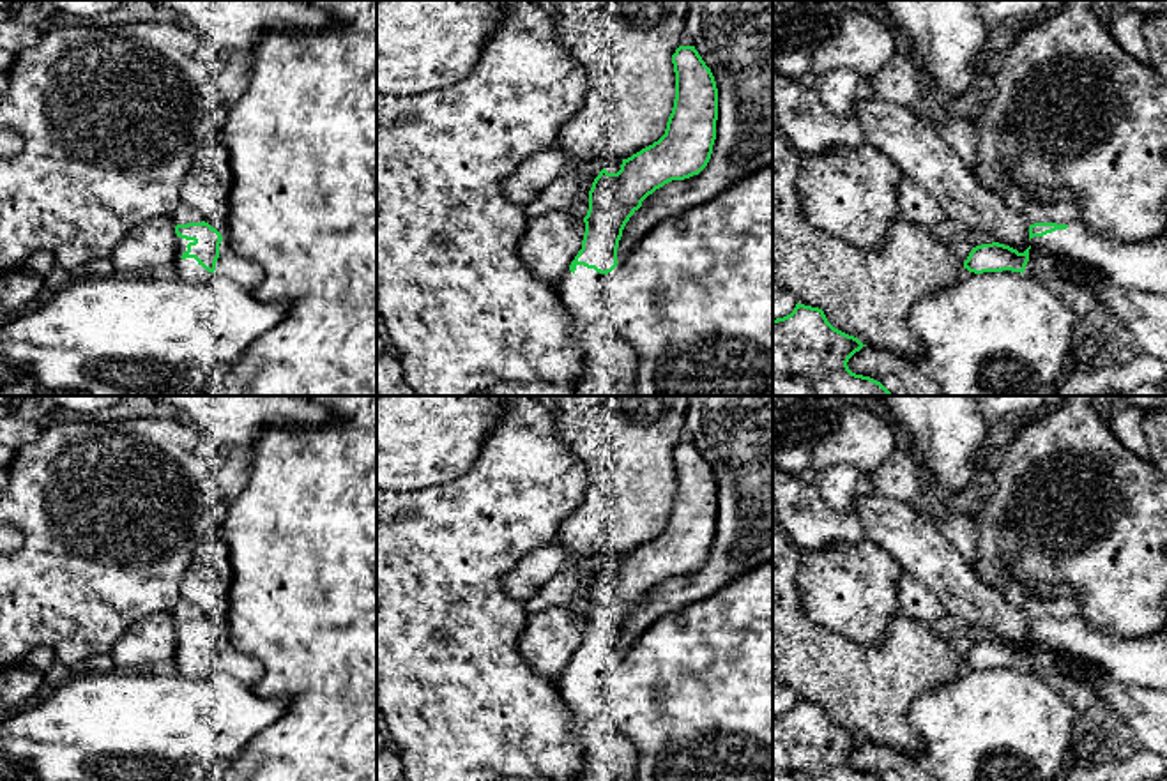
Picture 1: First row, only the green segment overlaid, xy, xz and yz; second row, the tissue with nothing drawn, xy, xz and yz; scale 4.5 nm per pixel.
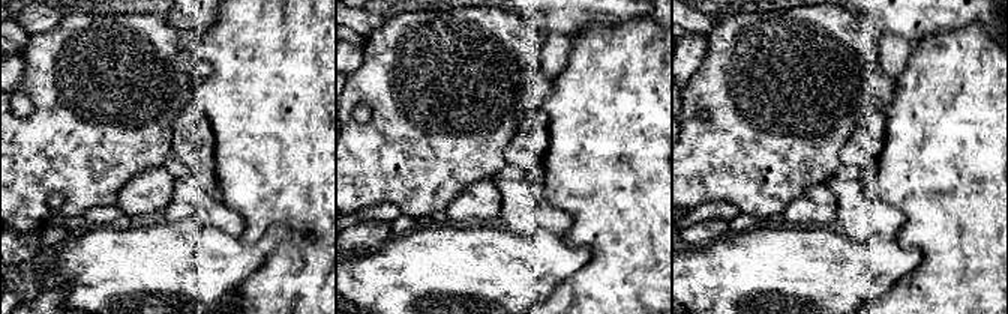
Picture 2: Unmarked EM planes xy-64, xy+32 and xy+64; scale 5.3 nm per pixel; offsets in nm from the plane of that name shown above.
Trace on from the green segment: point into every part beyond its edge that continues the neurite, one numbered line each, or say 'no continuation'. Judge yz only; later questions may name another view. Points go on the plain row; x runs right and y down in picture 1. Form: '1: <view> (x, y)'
1: yz (1141, 661)

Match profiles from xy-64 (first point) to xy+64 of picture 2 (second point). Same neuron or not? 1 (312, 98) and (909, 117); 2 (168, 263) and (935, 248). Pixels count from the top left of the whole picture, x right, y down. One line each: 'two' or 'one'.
1: one
2: two

